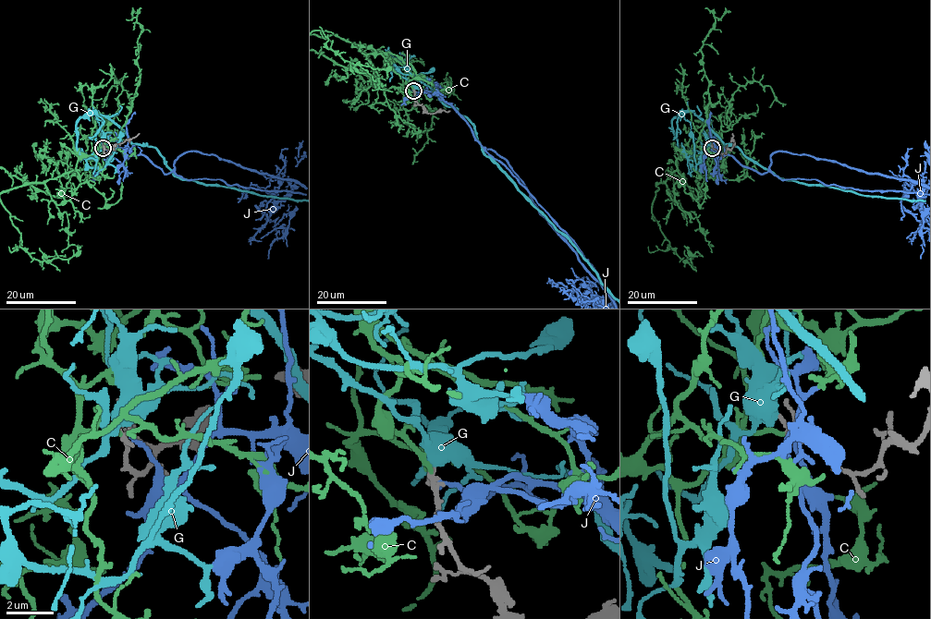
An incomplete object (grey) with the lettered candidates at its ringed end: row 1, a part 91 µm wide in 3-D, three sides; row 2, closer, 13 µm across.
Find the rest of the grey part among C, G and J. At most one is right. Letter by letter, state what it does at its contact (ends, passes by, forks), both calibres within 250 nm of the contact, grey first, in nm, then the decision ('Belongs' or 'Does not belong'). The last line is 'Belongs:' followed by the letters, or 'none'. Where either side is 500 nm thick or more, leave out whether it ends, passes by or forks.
C: It ends there. Thickness 190 nm (grey) against 170 nm. Belongs
G: It passes by. Thickness 120 nm (grey) against 480 nm. Does not belong
J: It ends there. Thickness 200 nm (grey) against 190 nm. Does not belong
Belongs: C

